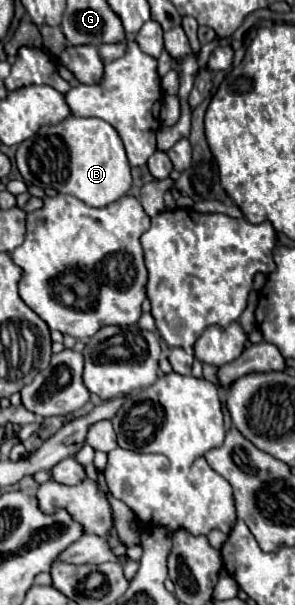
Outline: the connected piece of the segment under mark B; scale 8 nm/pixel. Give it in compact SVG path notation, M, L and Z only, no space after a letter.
M69 116L57 126L43 126L17 148L17 168L25 182L71 194L91 208L103 208L131 188L131 170L115 128L99 118Z

